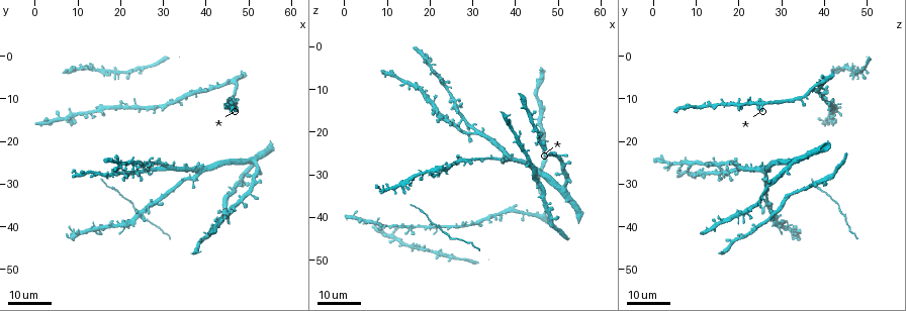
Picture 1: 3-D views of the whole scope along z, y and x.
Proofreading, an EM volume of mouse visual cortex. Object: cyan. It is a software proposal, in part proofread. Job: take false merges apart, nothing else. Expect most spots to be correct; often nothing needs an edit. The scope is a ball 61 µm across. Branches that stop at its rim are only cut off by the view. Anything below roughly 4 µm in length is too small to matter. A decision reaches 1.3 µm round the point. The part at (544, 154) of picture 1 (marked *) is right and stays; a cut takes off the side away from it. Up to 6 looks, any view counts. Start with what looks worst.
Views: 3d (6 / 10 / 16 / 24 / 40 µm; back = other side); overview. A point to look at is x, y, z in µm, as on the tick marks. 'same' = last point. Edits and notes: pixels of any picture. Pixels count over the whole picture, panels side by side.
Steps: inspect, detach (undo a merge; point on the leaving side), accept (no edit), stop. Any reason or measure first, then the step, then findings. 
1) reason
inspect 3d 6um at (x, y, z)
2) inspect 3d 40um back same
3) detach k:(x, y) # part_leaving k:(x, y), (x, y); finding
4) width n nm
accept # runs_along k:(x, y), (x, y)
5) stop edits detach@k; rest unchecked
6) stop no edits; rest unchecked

three-way junction
inspect 3d 16um at (21.5, 11.5, 42.5)

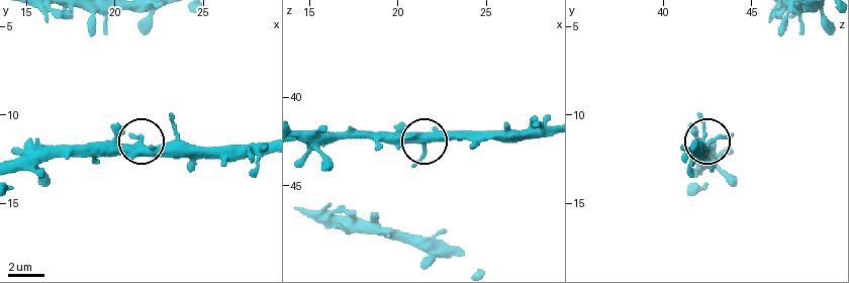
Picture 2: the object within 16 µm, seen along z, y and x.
inspect 3d 10um at (21.4, 11.4, 42.8)

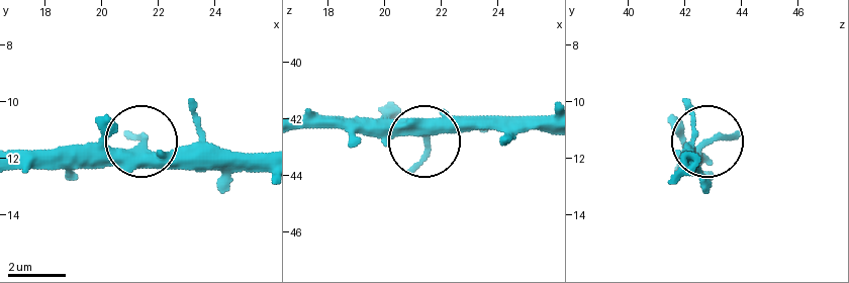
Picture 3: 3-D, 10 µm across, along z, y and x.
inspect 3d 6um at (21.5, 11.4, 42.9)

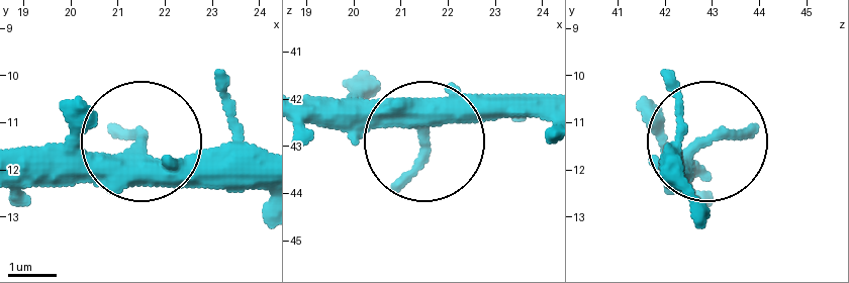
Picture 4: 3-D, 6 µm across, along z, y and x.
accept # runs_along 4:(262, 165), (178, 165), (146, 145), (93, 165), (20, 165); continuous, no second cell

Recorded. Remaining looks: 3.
inspect 3d 16um at (51.5, 25.5, 32.5)

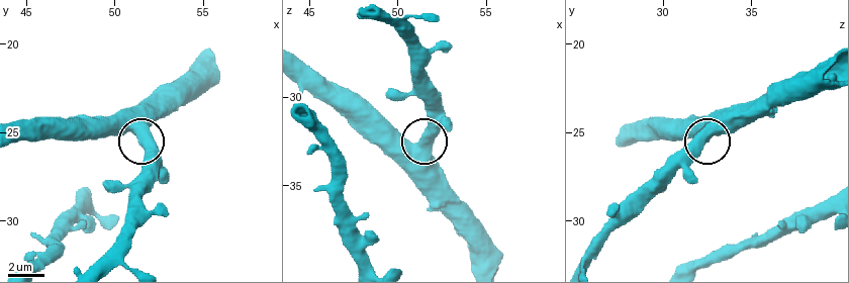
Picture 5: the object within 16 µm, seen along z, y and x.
inspect 3d 10um at (51.8, 24.9, 32.7)

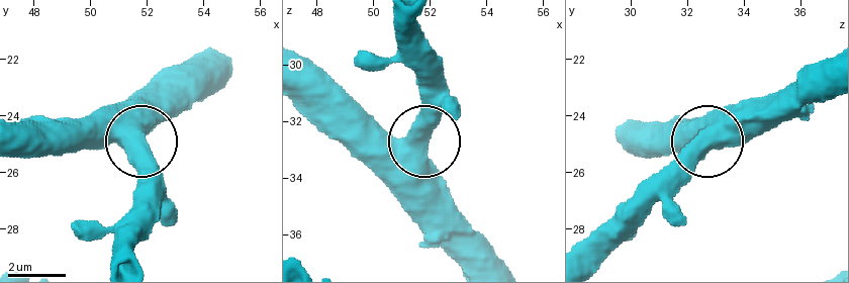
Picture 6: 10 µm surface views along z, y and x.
accept # continuous, no second cell

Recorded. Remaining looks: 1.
stop no edits; rest unchecked

